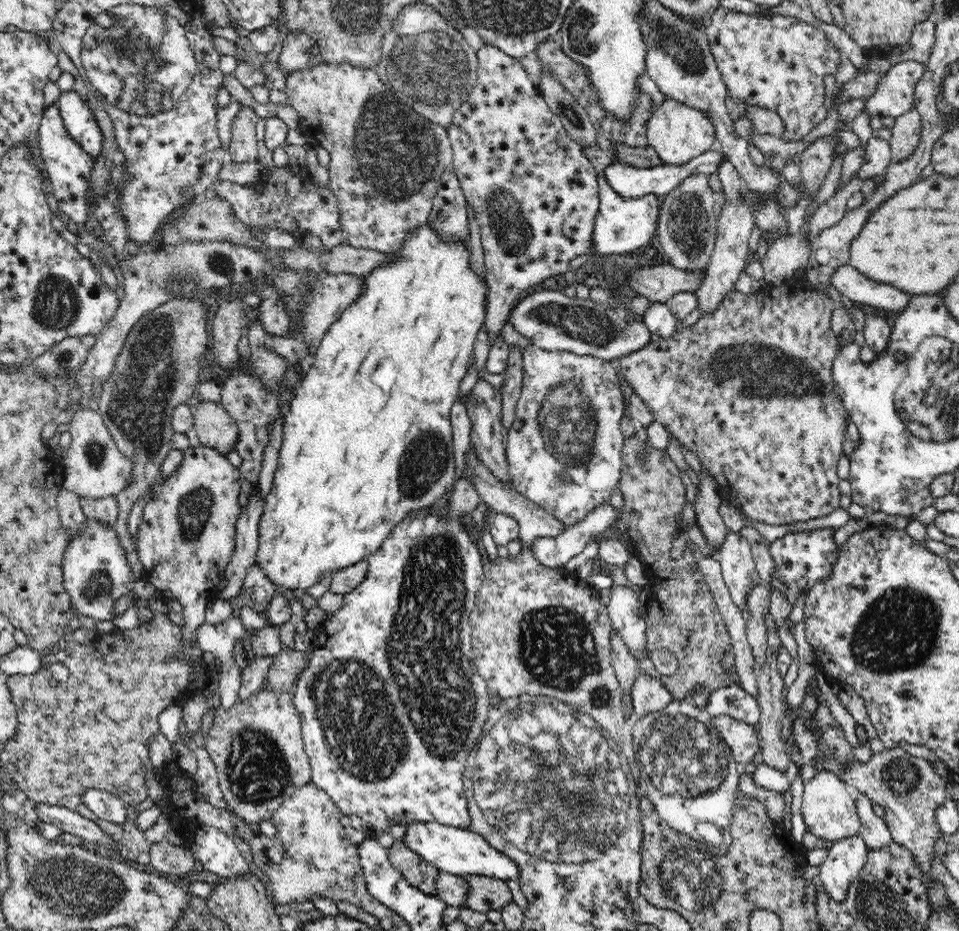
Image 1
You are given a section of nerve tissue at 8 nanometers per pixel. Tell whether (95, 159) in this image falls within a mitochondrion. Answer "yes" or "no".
no

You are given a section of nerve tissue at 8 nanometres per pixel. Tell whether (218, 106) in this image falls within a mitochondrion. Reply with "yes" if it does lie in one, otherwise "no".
no

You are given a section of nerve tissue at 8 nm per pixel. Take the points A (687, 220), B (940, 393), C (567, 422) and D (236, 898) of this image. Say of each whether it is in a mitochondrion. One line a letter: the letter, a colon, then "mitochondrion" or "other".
A: mitochondrion
B: mitochondrion
C: mitochondrion
D: other

